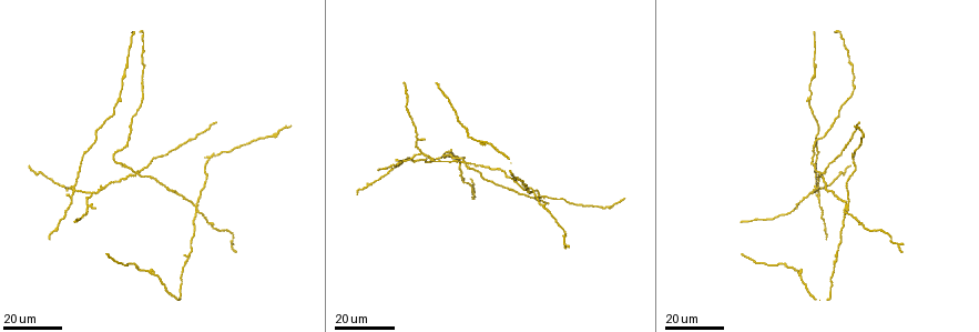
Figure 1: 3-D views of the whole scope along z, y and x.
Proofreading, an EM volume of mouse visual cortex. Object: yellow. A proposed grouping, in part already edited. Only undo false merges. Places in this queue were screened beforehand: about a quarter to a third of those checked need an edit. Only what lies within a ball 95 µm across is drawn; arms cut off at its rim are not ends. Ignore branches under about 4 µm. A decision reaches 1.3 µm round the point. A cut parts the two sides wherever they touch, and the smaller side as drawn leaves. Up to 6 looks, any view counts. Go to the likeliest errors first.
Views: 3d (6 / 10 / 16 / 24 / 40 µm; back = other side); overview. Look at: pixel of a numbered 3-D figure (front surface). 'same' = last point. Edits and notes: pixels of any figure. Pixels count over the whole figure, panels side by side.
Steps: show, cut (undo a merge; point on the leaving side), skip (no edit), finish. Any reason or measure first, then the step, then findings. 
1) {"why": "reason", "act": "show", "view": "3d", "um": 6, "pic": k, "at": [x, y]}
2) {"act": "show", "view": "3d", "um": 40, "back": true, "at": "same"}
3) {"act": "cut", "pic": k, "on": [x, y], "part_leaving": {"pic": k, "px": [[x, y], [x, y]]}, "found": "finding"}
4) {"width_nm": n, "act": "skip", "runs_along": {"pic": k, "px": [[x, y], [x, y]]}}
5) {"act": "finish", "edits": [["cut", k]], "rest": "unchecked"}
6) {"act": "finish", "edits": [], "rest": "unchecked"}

{"why": "four or more arms meet", "act": "show", "view": "3d", "um": 16, "pic": 1, "at": [72, 186]}

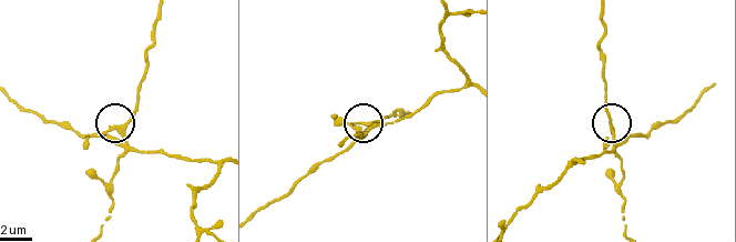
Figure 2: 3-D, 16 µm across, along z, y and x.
{"act": "show", "view": "3d", "um": 10, "pic": 2, "at": [122, 140]}

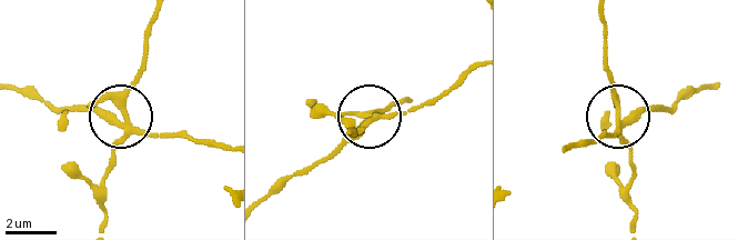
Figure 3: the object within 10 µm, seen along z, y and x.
{"side_arm_um": 24, "act": "cut", "pic": 3, "on": [105, 111], "part_leaving": {"pic": 3, "px": [[132, 131], [181, 131], [225, 144]]}, "found": "a second neuron is stuck on"}

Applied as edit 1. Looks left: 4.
{"act": "show", "view": "overview"}

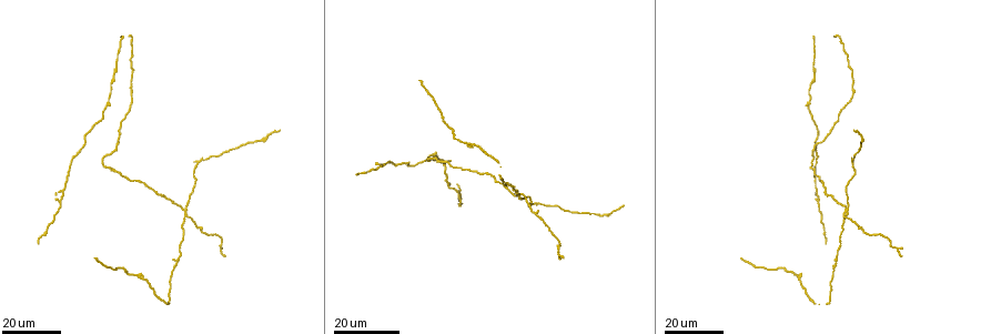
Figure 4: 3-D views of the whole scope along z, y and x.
{"why": "four or more arms meet", "act": "show", "view": "3d", "um": 16, "pic": 4, "at": [845, 212]}

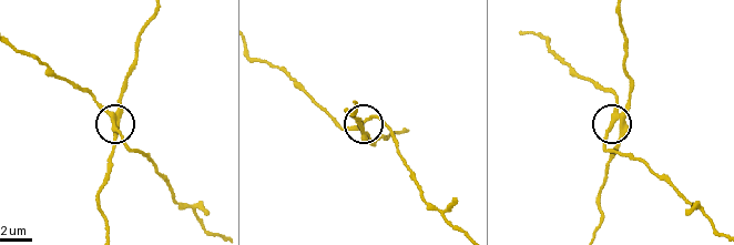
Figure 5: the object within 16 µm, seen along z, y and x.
{"why": "closer look", "act": "show", "view": "3d", "um": 10, "pic": 5, "at": [117, 116]}

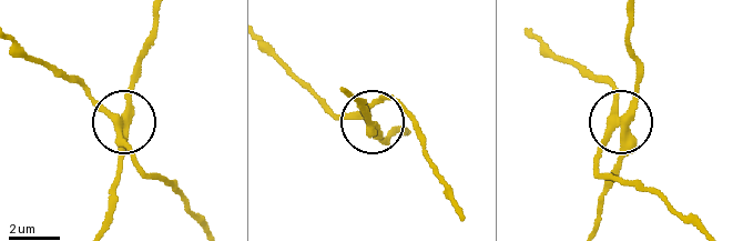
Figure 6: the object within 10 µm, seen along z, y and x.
{"why": "from behind", "act": "show", "view": "3d", "um": 10, "back": true, "pic": 6, "at": [127, 123]}

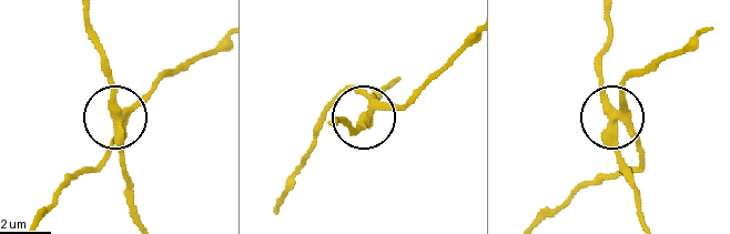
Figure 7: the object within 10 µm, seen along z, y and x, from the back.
{"arms": 4, "act": "cut", "pic": 7, "on": [120, 165], "part_leaving": {"pic": 7, "px": [[119, 128], [119, 156], [135, 221]]}, "found": "two neurons meet here"}

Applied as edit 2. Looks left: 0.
{"act": "finish", "edits": [["cut", 3], ["cut", 7]], "rest": "unchecked"}

